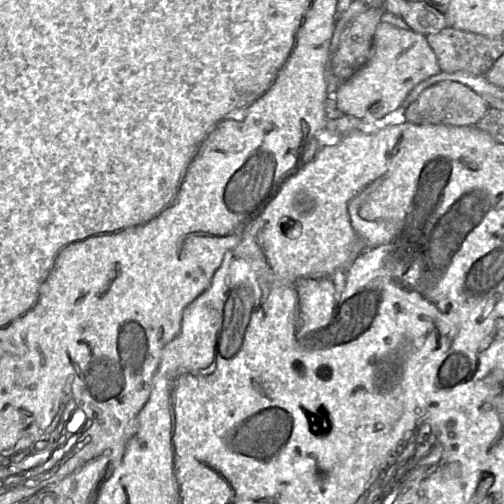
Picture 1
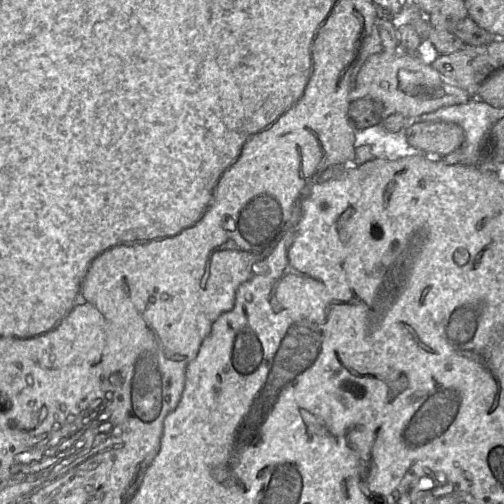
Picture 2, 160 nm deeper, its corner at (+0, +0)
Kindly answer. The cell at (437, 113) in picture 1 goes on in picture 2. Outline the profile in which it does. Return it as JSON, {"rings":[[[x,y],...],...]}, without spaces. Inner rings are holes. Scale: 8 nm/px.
{"rings":[[[416,122],[407,130],[406,137],[416,152],[444,158],[462,145],[465,133],[455,123]]]}

